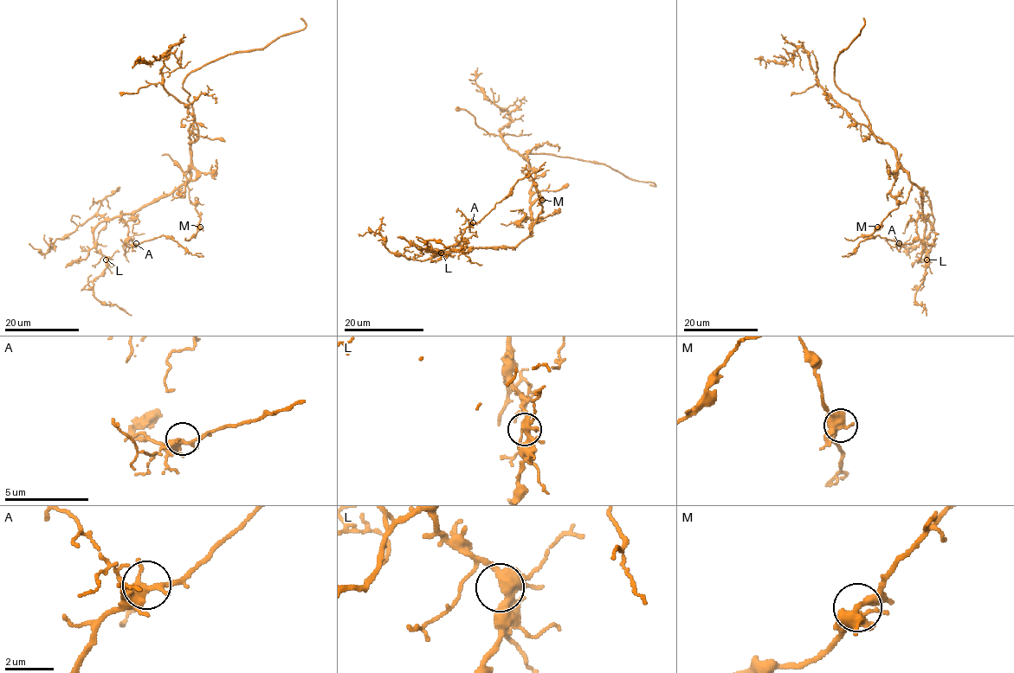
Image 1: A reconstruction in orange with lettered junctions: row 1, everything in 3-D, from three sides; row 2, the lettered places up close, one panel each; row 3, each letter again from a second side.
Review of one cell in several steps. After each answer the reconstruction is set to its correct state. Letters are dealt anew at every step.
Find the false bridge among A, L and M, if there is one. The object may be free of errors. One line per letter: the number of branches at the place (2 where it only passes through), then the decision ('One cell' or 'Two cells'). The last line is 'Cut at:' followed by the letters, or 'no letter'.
A: Branches: 5. One cell
L: Branches: 6. One cell
M: Branches: 6. One cell
Cut at: no letter

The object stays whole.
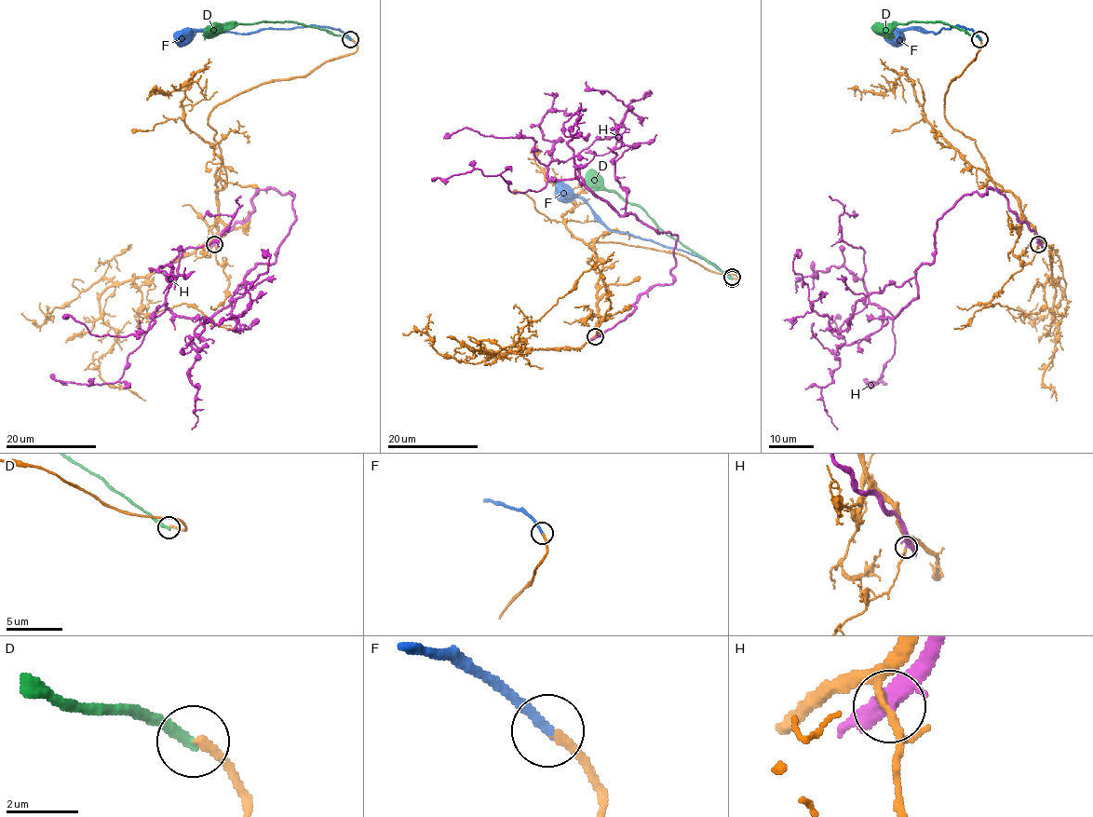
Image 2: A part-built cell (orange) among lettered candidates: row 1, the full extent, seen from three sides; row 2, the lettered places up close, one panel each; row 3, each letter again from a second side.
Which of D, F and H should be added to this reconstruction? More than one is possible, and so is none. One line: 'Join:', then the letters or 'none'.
Join: F

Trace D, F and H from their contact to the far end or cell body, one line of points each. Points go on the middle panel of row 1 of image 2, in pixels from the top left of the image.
D: (732, 279), (670, 238), (640, 207), (627, 202), (613, 191), (592, 189), (583, 180)
F: (732, 278), (696, 256), (612, 231), (581, 198), (571, 190), (560, 190), (555, 184)
H: (596, 336), (670, 284), (677, 237), (619, 215), (580, 178), (551, 180), (549, 163), (616, 139), (585, 152)

